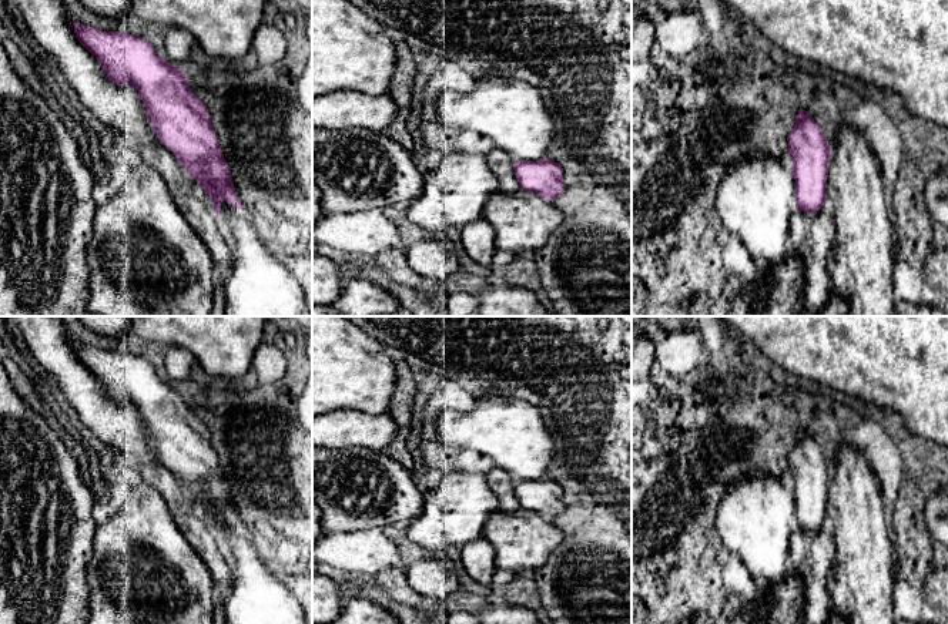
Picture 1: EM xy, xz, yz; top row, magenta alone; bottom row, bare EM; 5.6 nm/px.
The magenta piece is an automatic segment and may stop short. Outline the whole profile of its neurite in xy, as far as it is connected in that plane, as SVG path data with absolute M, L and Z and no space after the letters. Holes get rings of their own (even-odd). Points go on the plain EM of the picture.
M73 339L74 352L117 405L131 403L144 422L157 457L211 516L214 533L228 520L244 530L211 444L207 425L191 409L185 392L161 378L144 358L103 350Z

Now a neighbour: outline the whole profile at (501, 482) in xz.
M493 466L486 474L490 490L498 497L499 510L503 513L513 513L520 509L519 500L515 494L515 480L510 473Z

